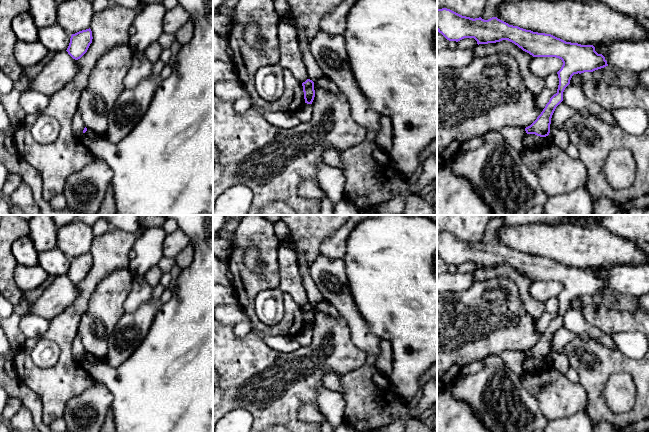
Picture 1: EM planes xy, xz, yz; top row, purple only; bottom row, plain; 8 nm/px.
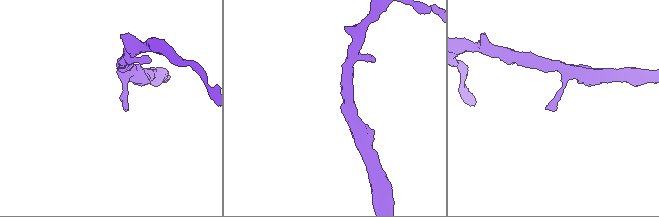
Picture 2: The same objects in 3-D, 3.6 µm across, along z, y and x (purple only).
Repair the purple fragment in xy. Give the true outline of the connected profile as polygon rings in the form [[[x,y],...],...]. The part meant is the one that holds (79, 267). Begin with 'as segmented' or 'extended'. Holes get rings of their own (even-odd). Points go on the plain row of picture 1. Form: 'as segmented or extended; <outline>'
as segmented; [[[90,252],[72,258],[66,275],[73,283],[78,284],[87,276],[92,267],[92,263],[92,255]]]

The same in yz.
as segmented; [[[447,232],[437,233],[437,255],[449,265],[458,266],[464,262],[474,262],[478,269],[508,264],[533,281],[556,281],[562,284],[563,289],[557,296],[559,302],[557,317],[550,322],[537,343],[525,352],[527,358],[535,358],[540,361],[549,359],[552,339],[556,331],[563,325],[563,316],[570,308],[572,300],[578,297],[593,296],[608,290],[605,281],[602,278],[598,278],[593,269],[566,266],[551,258],[533,256],[518,250],[509,249],[497,241],[492,241],[488,244],[484,244],[481,241],[473,243]]]

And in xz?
as segmented; [[[307,303],[302,307],[305,327],[312,328],[315,321],[314,306]]]

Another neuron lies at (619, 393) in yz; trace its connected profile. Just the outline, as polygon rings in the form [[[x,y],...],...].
[[[626,372],[613,374],[603,389],[605,403],[613,413],[625,413],[635,405],[636,387]]]

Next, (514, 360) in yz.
[[[504,351],[499,354],[503,363],[514,373],[520,374],[524,371],[526,361],[525,352],[522,351]]]

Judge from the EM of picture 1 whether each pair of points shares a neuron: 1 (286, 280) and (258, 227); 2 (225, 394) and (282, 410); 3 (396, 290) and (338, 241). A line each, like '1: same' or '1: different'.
1: different
2: same
3: different

